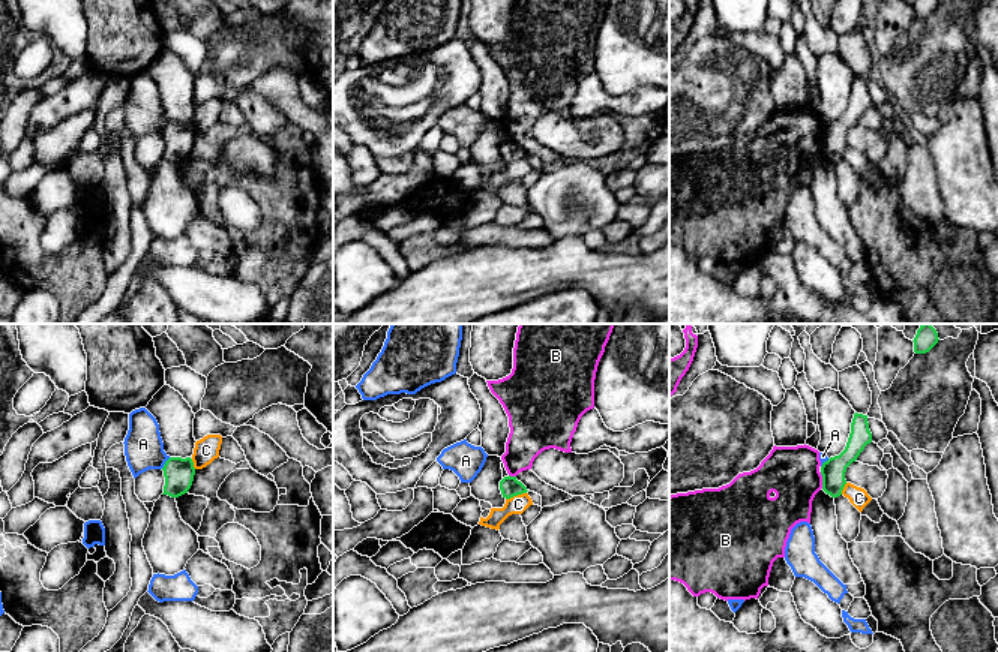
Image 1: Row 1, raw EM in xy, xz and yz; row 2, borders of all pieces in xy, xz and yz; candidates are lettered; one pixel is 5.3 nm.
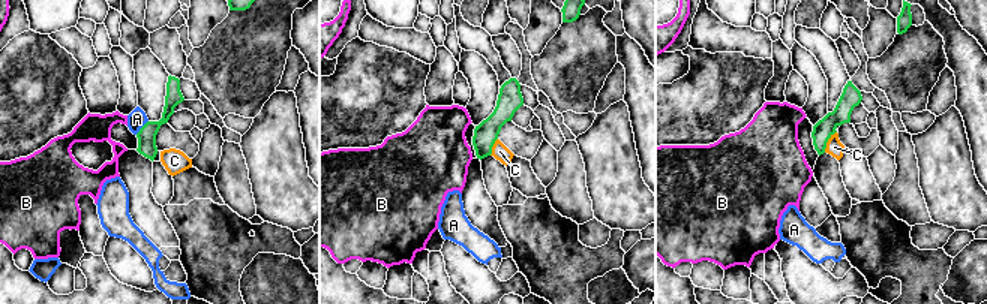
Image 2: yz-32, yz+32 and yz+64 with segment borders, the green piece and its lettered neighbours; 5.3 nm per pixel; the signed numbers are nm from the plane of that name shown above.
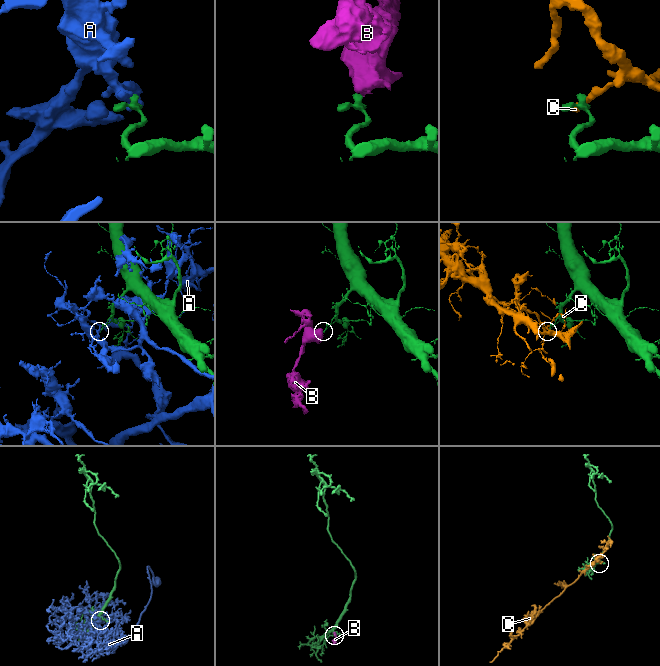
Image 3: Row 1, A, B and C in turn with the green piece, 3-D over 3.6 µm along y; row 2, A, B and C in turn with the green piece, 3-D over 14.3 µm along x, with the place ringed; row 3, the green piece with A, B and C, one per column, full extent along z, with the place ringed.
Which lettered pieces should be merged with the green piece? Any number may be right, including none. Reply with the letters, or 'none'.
none

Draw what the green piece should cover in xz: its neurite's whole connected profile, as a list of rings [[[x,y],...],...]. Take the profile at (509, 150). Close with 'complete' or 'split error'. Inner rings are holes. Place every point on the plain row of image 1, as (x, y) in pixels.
[[[504,141],[501,145],[500,145],[500,154],[501,154],[501,159],[503,162],[506,163],[510,163],[513,160],[518,160],[518,159],[522,159],[522,157],[527,157],[527,151],[516,144],[516,141]]] | complete

